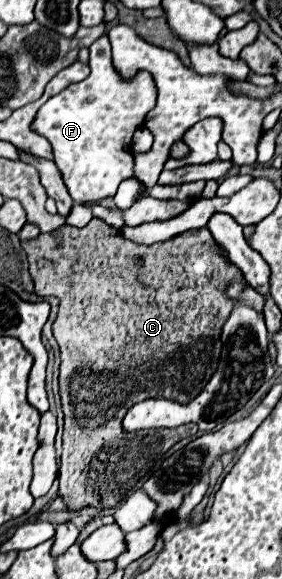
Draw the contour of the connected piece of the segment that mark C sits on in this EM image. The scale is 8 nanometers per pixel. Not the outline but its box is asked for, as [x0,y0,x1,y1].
[22,219,266,511]

